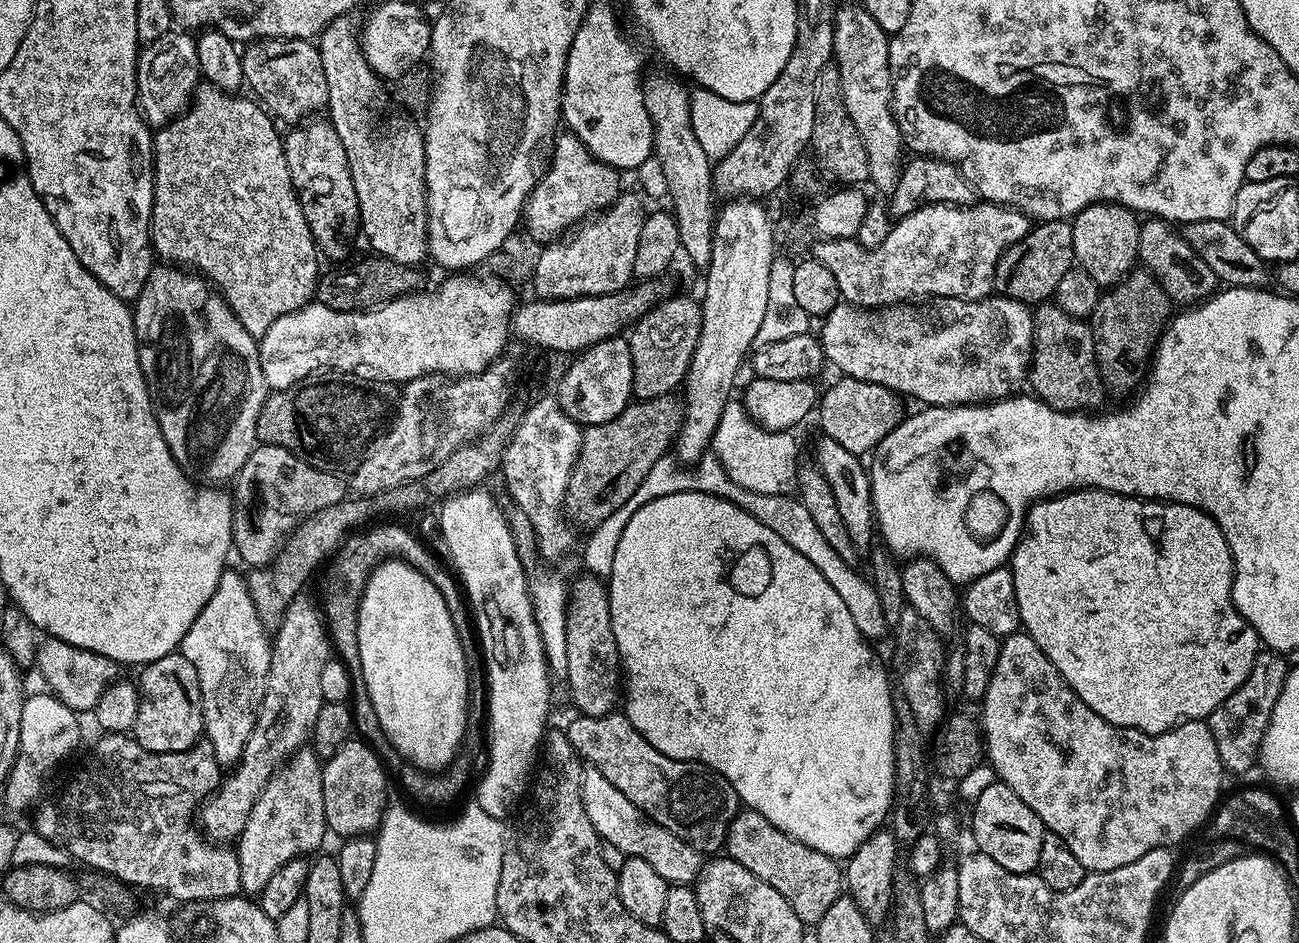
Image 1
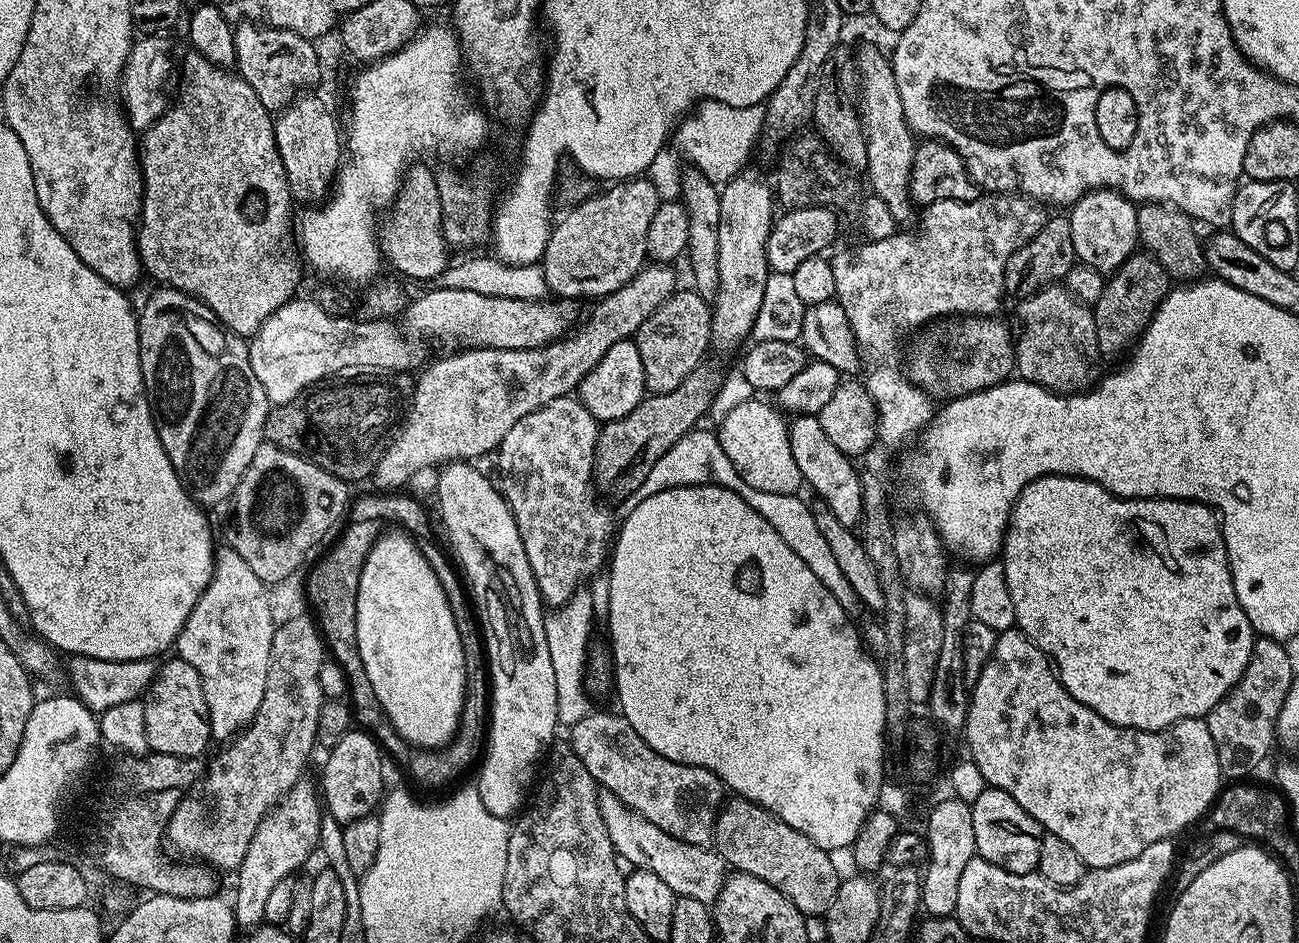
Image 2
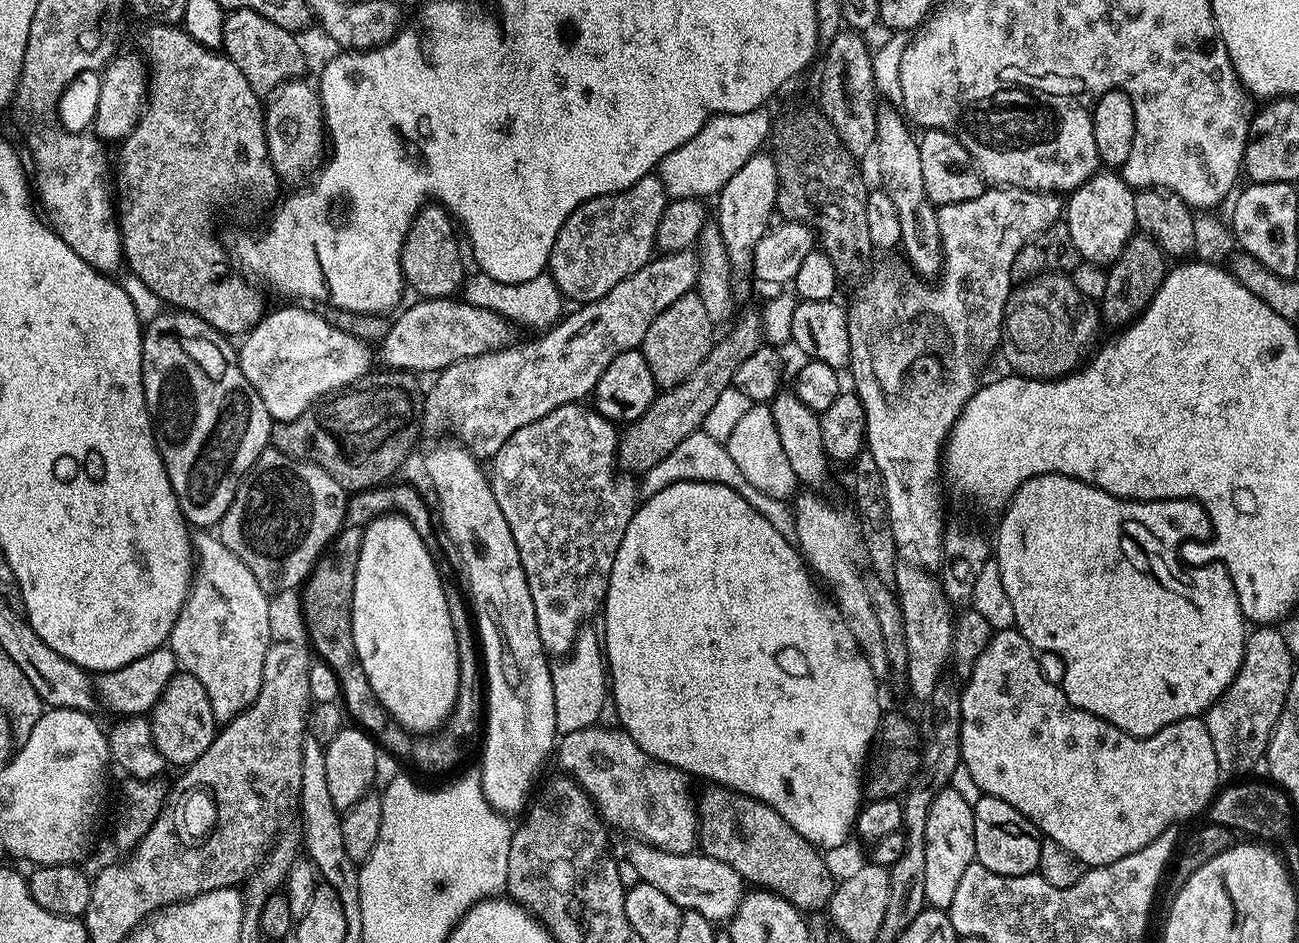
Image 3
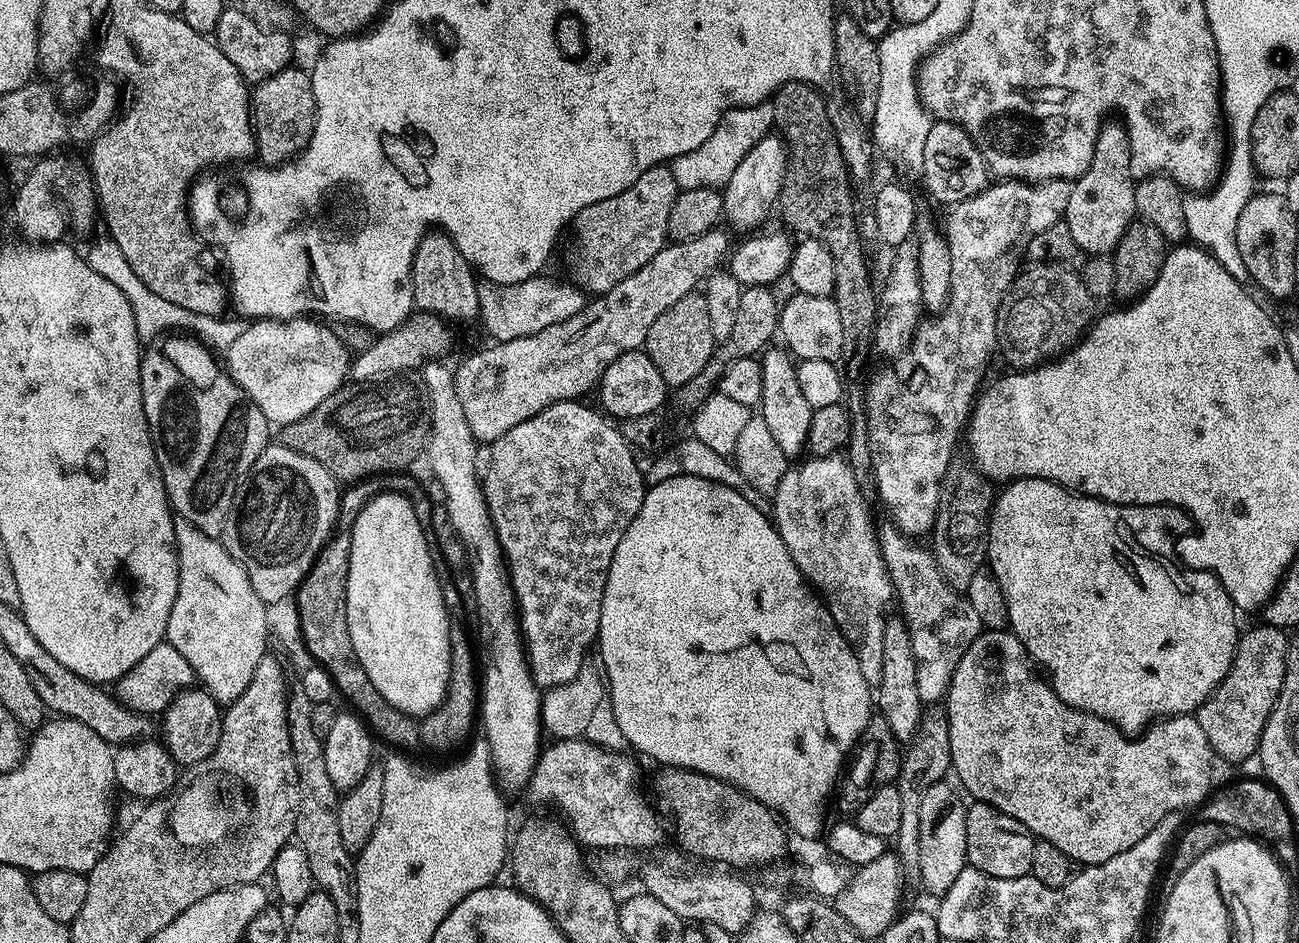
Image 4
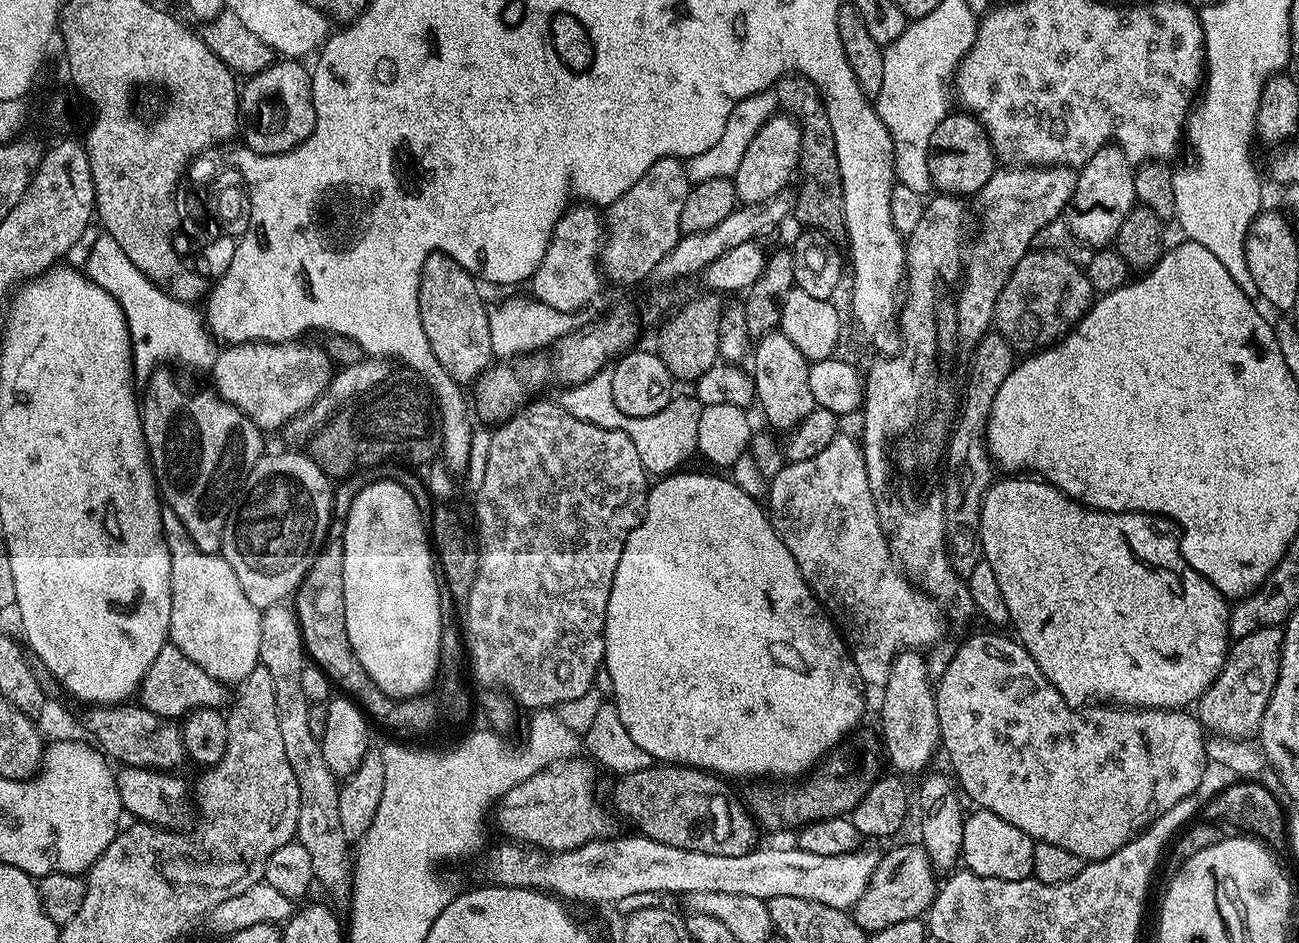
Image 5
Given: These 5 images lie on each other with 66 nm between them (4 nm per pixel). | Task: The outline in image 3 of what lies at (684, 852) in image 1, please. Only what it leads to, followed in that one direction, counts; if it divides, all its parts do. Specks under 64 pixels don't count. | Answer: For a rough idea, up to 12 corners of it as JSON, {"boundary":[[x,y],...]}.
{"boundary":[[633,843],[643,883],[727,922],[746,882],[726,862]]}

